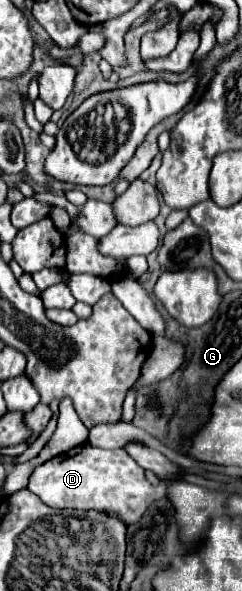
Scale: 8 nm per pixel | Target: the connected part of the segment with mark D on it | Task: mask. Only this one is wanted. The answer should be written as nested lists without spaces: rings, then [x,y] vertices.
[[[91,444],[75,446],[71,452],[59,454],[37,466],[29,476],[29,490],[53,508],[95,508],[117,514],[125,524],[137,522],[147,506],[166,493],[169,484],[160,481],[153,486],[145,478],[145,470],[125,450],[103,450]]]

